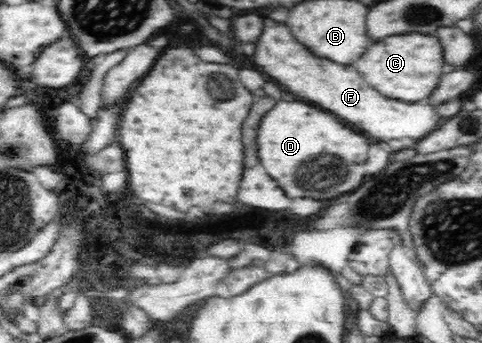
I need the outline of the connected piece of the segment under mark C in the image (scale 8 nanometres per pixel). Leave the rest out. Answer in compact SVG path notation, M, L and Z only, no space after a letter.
M411 33L393 39L381 39L373 47L369 47L369 51L353 62L352 66L375 91L379 91L386 98L417 103L427 100L431 91L437 87L443 73L431 71L443 67L443 51L437 37Z

